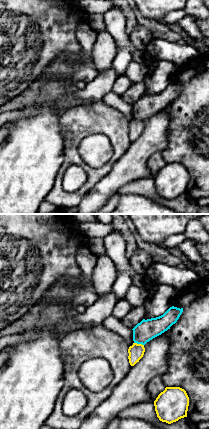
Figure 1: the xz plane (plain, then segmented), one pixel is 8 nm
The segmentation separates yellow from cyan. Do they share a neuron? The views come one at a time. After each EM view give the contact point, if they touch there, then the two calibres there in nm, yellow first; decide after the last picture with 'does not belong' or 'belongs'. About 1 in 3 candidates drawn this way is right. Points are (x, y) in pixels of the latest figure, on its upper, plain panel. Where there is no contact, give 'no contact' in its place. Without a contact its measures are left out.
meets yellow at (139, 120); 120 nm thick on the yellow side, 170 nm on the other

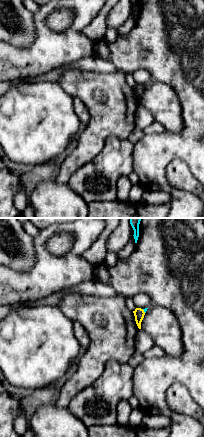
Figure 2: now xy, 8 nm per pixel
meets yellow at (143, 87); 90 nm thick on the yellow side, 20 nm on the other

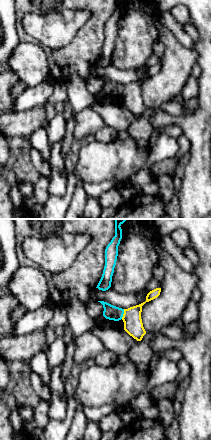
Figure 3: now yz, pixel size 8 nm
meets yellow at (123, 90); 150 nm thick on the yellow side, 120 nm on the other

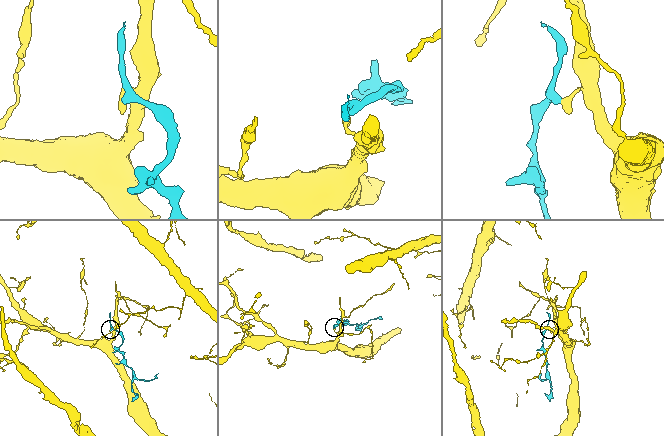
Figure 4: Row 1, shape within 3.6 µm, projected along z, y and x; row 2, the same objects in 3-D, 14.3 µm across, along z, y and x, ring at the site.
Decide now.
does not belong

